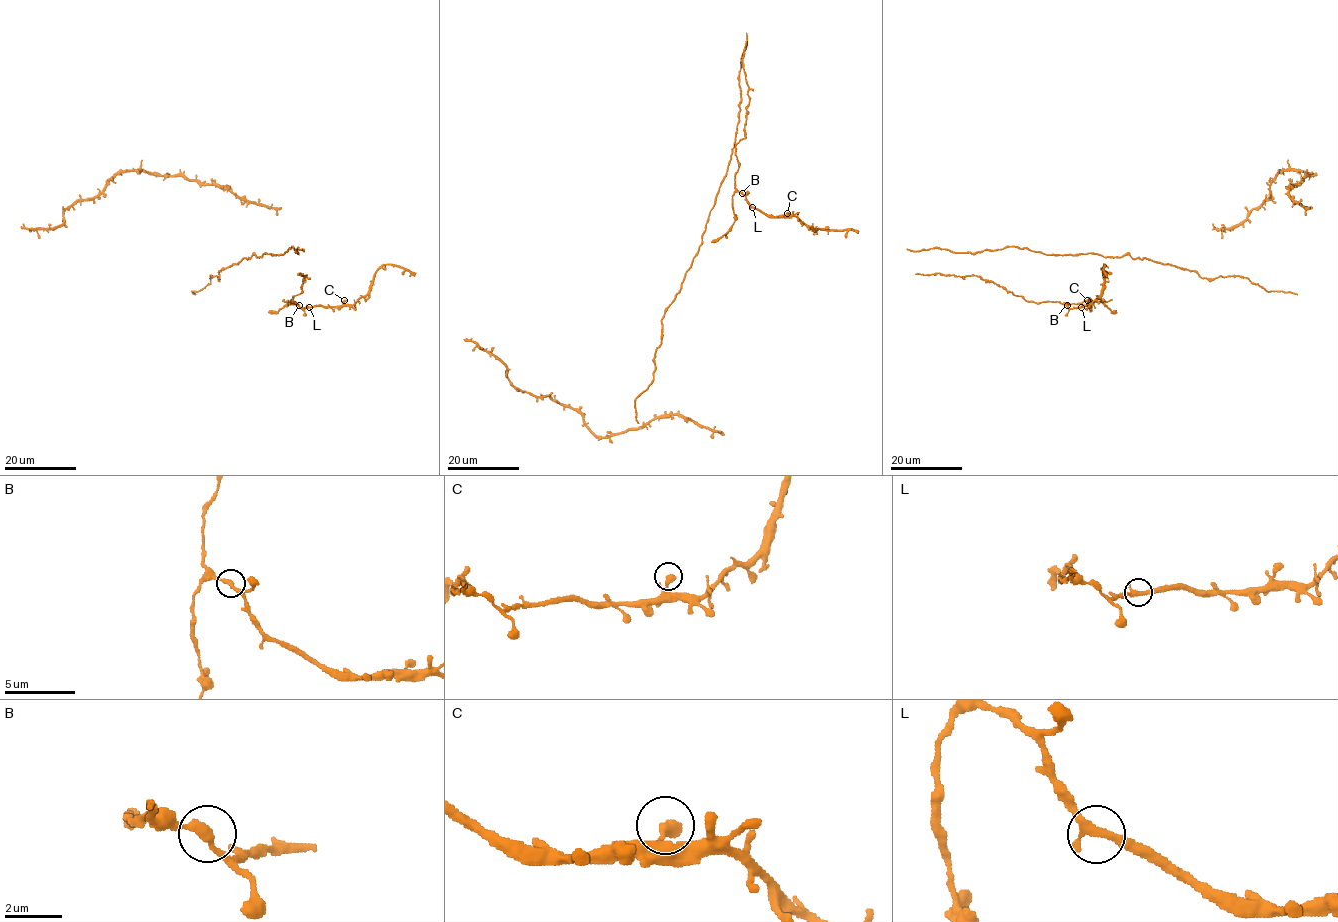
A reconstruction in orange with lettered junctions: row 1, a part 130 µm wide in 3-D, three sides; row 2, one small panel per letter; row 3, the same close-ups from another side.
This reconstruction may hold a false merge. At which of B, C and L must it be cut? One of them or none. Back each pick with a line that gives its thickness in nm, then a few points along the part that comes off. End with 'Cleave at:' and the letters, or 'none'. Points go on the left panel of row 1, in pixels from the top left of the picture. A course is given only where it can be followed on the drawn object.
B: 300 nm
Cleave at: B

